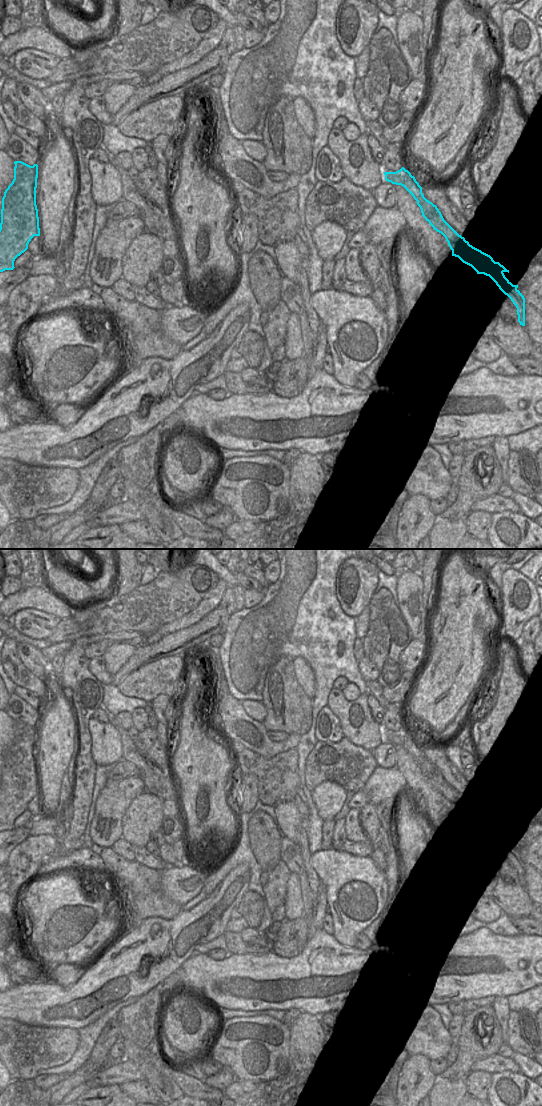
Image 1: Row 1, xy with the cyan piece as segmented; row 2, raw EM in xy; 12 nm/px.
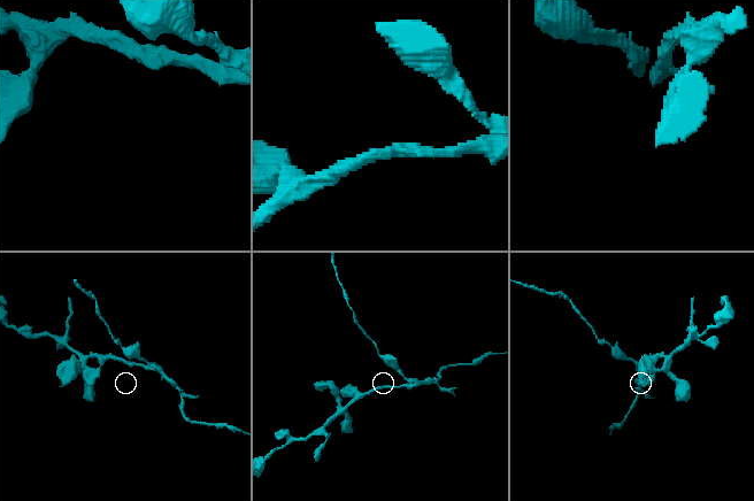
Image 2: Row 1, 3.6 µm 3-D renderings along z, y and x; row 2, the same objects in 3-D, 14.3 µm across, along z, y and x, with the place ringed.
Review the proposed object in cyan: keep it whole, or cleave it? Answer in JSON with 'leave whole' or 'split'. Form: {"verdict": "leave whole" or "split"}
{"verdict": "split"}

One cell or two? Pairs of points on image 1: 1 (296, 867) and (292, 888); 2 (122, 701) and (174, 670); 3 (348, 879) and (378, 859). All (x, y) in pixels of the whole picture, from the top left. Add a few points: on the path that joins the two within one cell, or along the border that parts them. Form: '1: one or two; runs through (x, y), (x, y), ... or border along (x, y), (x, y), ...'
1: two; border along (291, 872), (298, 875)
2: two; border along (117, 686), (123, 694), (139, 697), (146, 702)
3: two; border along (369, 857), (383, 872)

